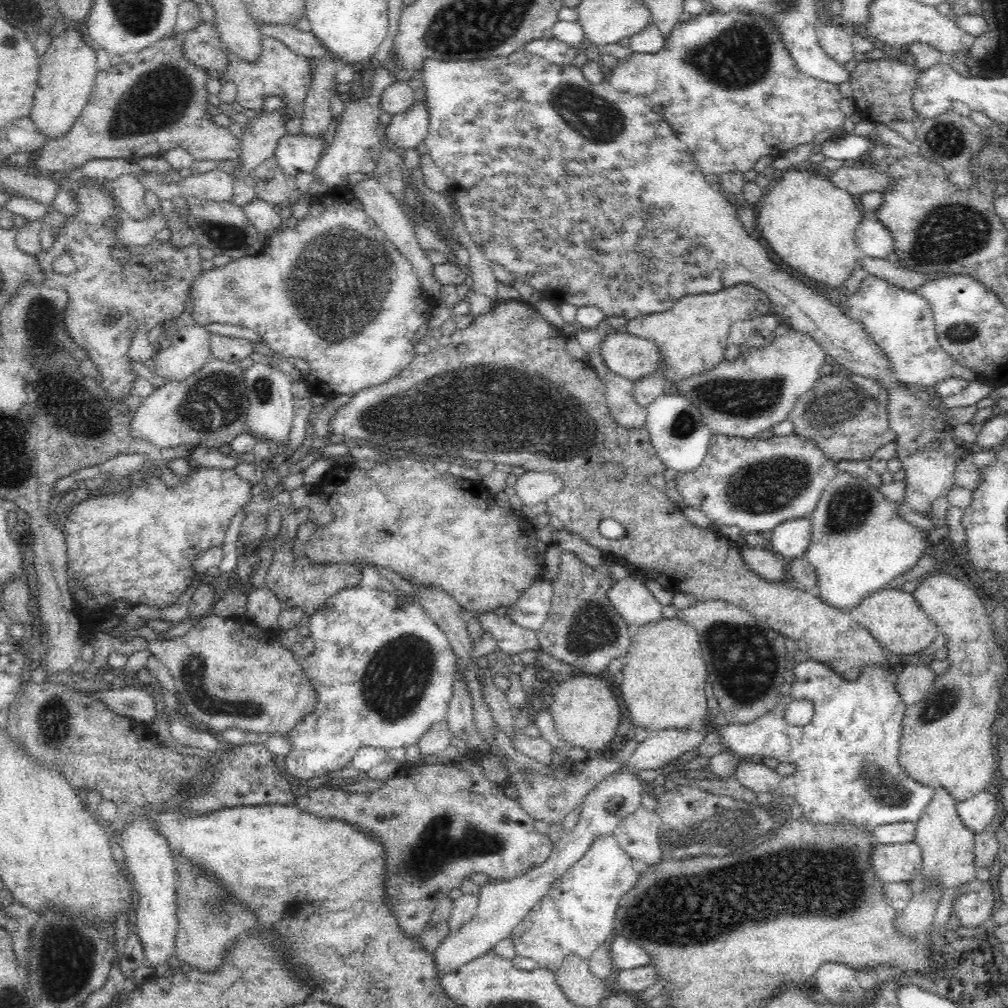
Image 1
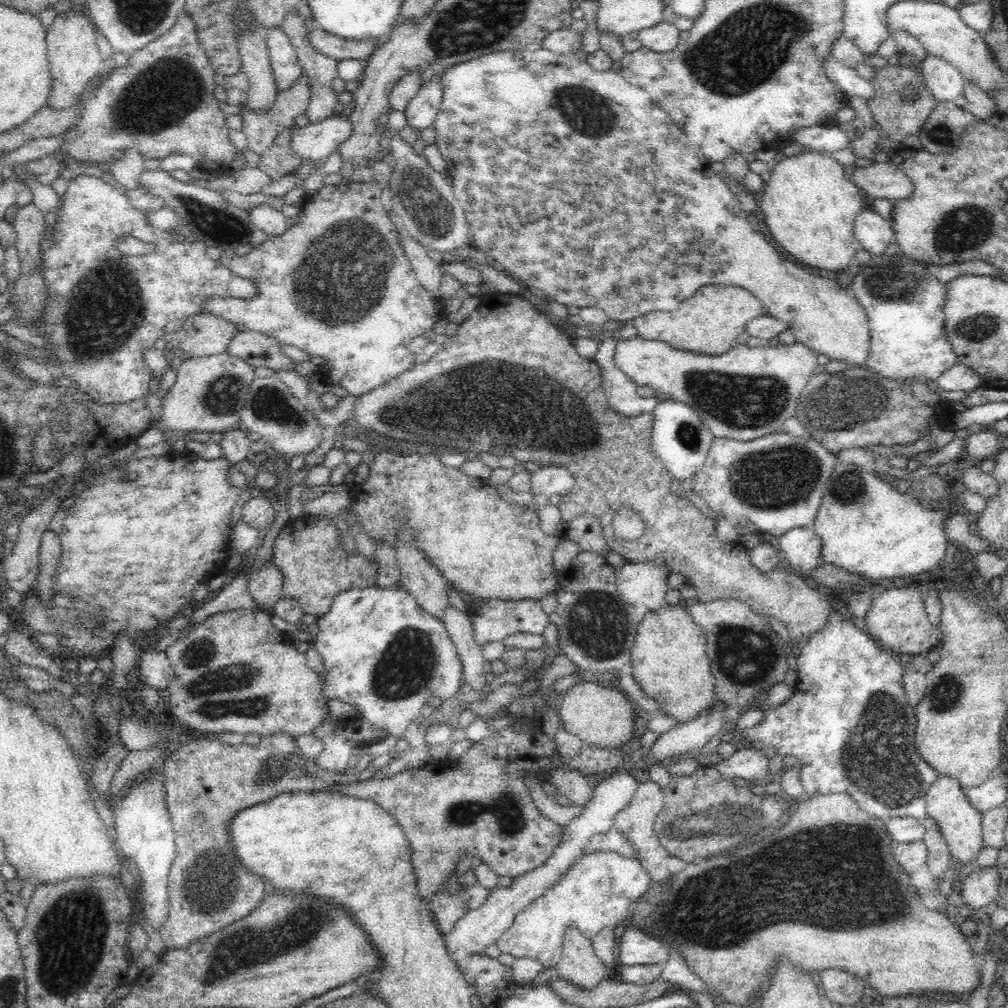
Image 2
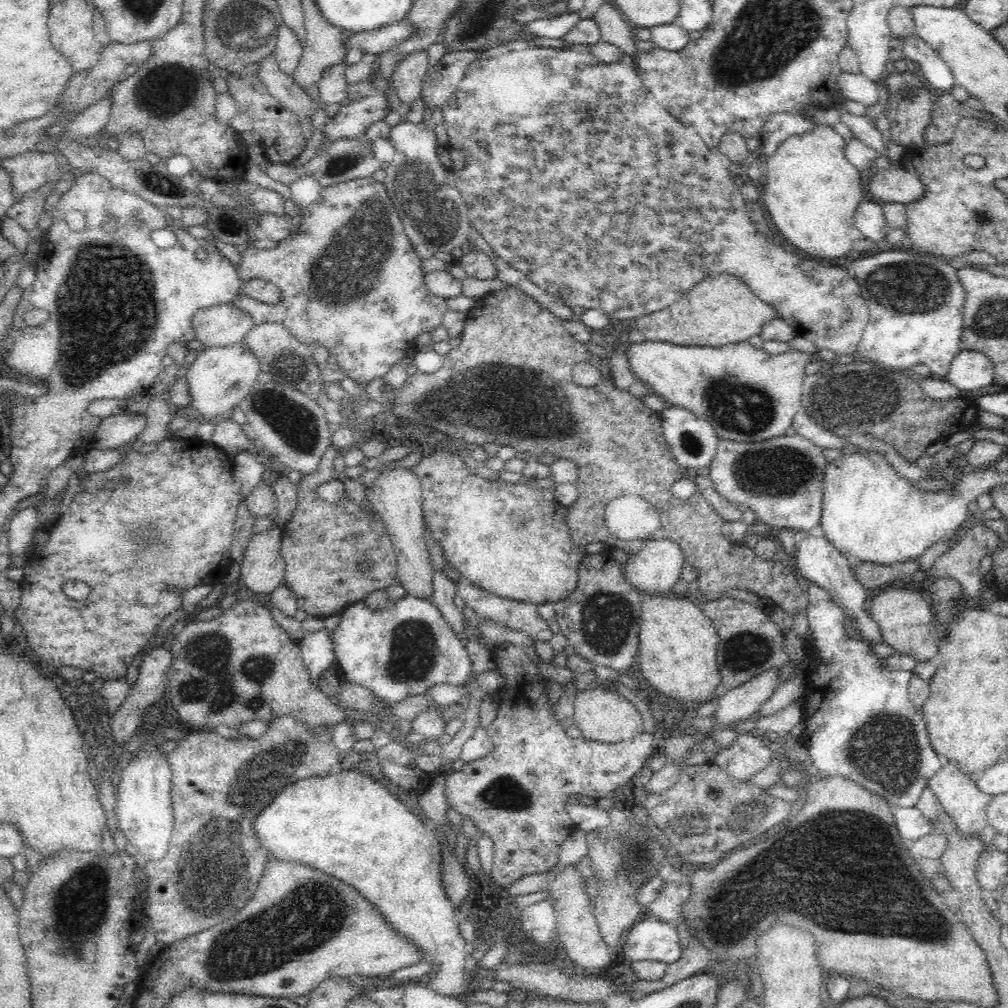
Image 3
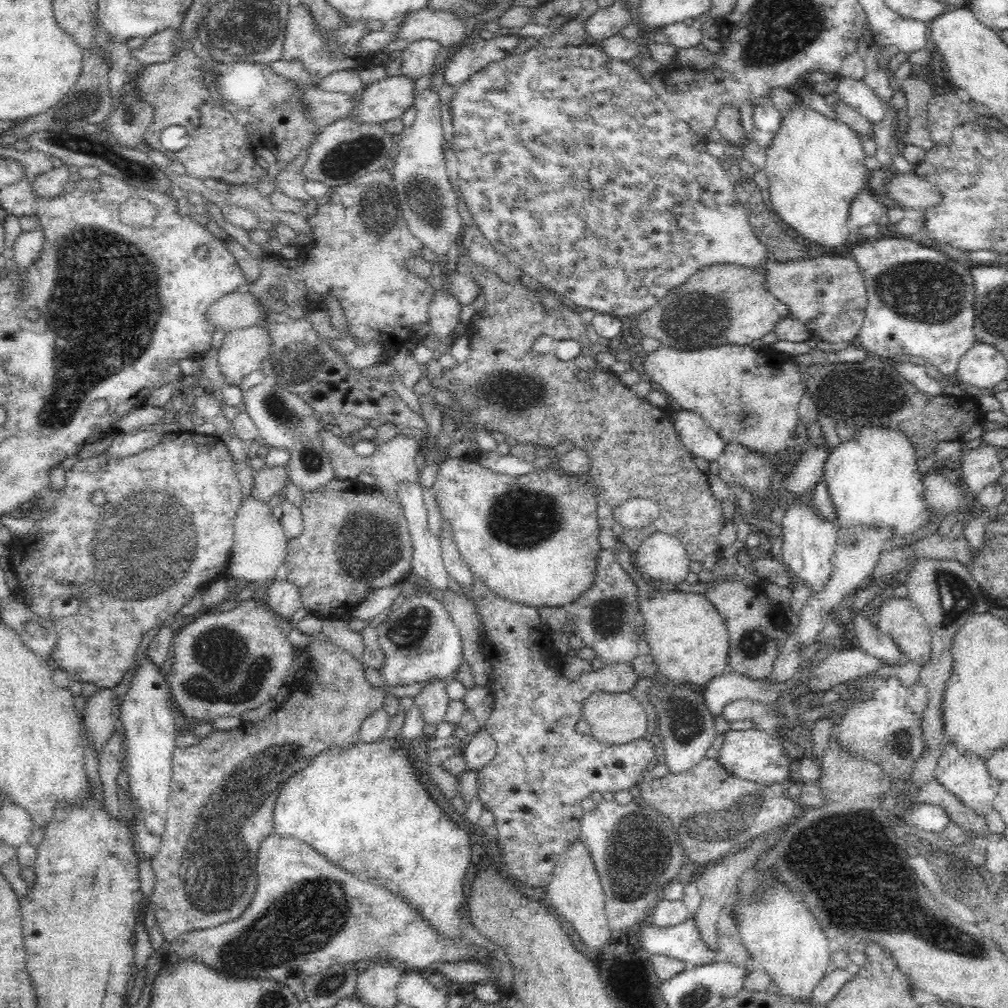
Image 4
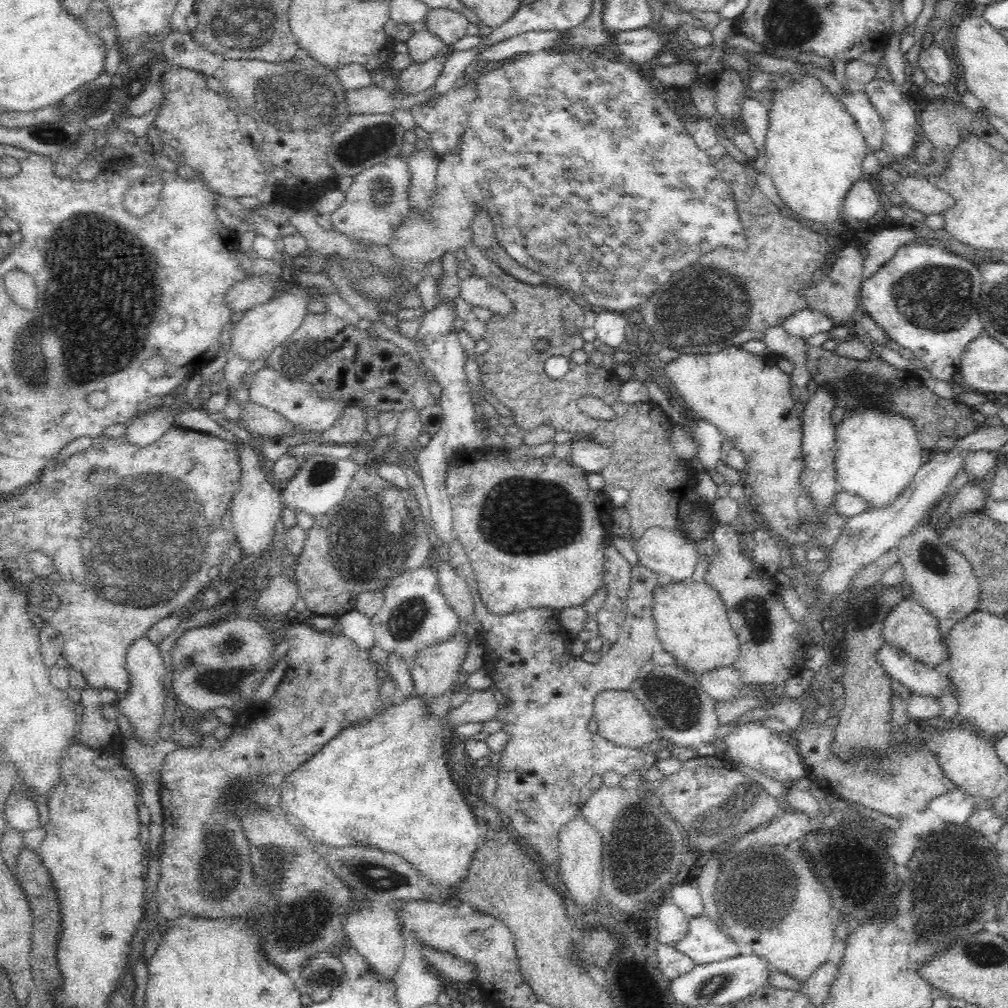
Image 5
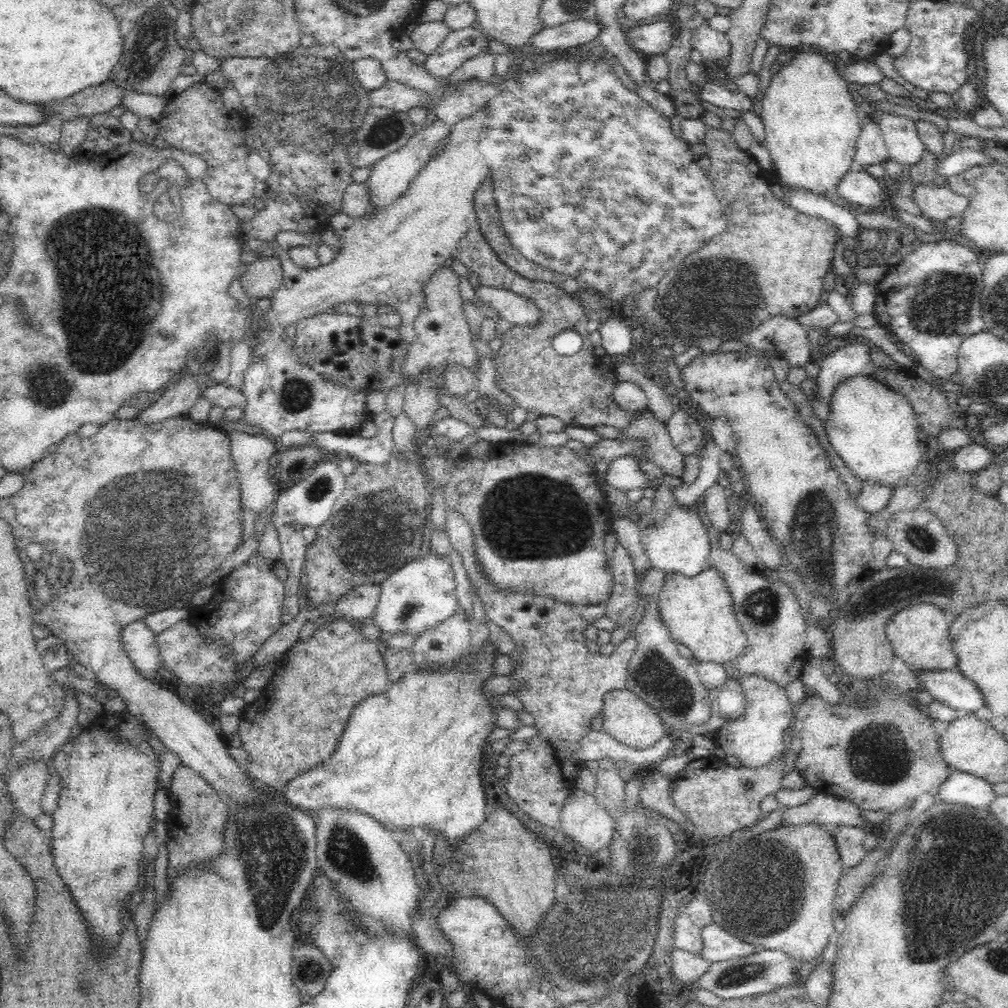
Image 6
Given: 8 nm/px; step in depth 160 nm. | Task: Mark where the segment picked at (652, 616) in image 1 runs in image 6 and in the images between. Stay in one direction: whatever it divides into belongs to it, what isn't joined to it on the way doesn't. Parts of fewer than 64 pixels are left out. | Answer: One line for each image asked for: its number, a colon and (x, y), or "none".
2: (637, 583)
3: (653, 570)
4: (661, 557)
5: (673, 556)
6: (675, 541)

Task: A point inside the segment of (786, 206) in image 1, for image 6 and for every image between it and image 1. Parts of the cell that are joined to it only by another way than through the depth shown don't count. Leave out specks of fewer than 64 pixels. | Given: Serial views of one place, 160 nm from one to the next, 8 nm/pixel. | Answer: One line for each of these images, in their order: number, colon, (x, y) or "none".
2: (810, 205)
3: (812, 192)
4: (815, 165)
5: (814, 151)
6: (811, 127)

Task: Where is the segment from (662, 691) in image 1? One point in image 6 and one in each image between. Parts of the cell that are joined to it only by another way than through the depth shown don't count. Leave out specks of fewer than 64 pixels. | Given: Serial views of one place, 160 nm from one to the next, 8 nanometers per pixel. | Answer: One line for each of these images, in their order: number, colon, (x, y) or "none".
2: (669, 659)
3: (677, 643)
4: (687, 639)
5: (692, 625)
6: (698, 612)

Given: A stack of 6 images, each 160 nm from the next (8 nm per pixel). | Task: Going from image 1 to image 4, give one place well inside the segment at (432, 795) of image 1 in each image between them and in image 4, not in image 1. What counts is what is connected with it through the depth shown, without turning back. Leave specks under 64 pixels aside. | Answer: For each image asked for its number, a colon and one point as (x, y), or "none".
2: (477, 806)
3: (515, 795)
4: (537, 785)

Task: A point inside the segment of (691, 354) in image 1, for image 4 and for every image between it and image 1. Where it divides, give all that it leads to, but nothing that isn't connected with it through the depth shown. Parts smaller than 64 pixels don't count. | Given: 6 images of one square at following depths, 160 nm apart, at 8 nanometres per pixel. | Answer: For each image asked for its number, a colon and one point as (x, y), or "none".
2: (708, 322)
3: (720, 310)
4: (726, 304)

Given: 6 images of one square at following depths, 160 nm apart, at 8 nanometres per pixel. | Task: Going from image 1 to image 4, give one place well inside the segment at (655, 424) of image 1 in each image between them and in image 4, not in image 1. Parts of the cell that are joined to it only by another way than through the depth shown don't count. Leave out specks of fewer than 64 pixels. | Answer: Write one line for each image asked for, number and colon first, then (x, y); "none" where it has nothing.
2: (680, 439)
3: (692, 441)
4: (699, 440)

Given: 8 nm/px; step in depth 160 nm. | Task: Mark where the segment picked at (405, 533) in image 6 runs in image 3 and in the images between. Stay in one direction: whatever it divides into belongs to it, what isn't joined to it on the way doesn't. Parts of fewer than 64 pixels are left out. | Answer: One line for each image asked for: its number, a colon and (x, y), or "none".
3: (332, 556)
4: (353, 541)
5: (376, 532)

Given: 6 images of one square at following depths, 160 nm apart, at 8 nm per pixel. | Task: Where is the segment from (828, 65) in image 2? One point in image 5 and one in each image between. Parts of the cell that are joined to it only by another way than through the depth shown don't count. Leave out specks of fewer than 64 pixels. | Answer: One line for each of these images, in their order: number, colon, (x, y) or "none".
3: (856, 86)
4: (855, 92)
5: (857, 103)

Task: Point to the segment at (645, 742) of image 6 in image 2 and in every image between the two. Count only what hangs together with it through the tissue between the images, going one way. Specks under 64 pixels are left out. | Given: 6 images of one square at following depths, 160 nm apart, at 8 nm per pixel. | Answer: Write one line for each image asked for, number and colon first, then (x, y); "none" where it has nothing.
2: (599, 715)
3: (604, 716)
4: (615, 718)
5: (623, 720)

